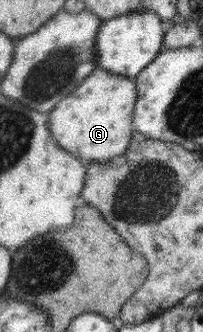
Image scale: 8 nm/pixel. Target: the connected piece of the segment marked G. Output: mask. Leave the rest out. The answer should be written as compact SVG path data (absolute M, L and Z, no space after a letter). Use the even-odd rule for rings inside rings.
M95 68L93 72L89 73L85 80L80 83L80 85L71 93L69 93L67 96L64 96L57 104L50 110L48 113L49 120L48 125L49 128L51 128L51 133L53 133L53 137L55 137L55 141L57 141L57 144L66 150L69 154L72 154L75 158L78 158L83 163L88 164L91 163L93 160L95 162L108 162L112 158L115 157L123 157L124 152L131 146L131 138L134 134L134 127L132 126L132 120L133 120L133 111L135 108L135 103L137 100L137 89L135 86L135 81L133 78L129 78L128 76L120 76L119 74L111 74L107 73L107 71L101 69L101 68Z

